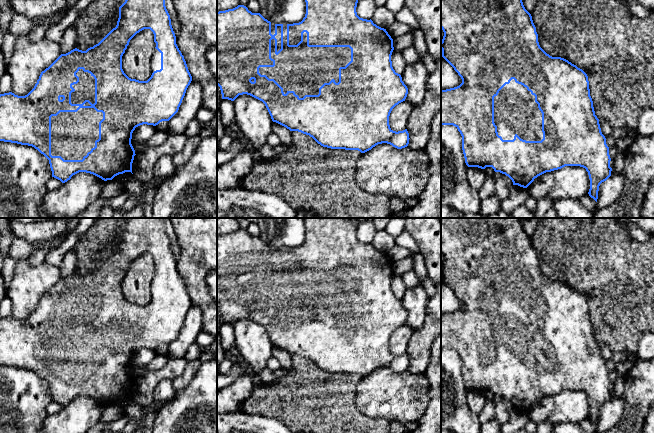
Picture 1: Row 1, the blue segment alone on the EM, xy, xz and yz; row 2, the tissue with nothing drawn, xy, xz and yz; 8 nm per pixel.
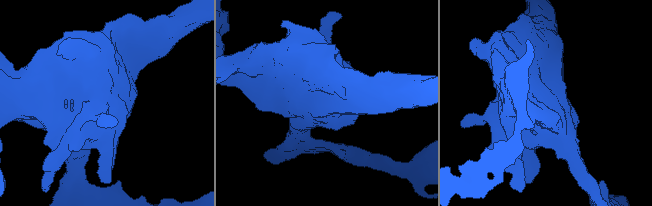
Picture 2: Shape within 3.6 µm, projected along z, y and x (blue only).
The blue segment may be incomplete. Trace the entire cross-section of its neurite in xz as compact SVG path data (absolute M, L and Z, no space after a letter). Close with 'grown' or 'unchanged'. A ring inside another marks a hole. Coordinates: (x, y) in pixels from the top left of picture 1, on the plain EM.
M304 218L306 238L303 244L293 248L275 248L265 243L260 237L252 237L244 229L233 233L217 236L217 309L220 311L222 323L234 325L239 319L247 318L262 325L273 346L276 346L290 355L298 355L312 361L318 368L331 373L358 374L365 377L378 368L387 367L397 373L409 368L409 357L393 355L389 349L389 340L392 333L405 325L408 312L402 305L400 298L392 291L391 279L394 274L393 263L386 253L381 252L373 245L360 242L356 231L359 222L356 218Z; grown

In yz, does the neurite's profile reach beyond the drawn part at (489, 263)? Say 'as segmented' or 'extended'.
extended

